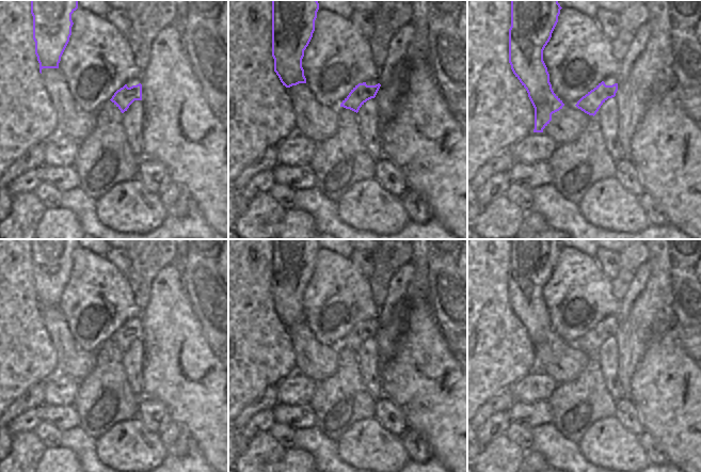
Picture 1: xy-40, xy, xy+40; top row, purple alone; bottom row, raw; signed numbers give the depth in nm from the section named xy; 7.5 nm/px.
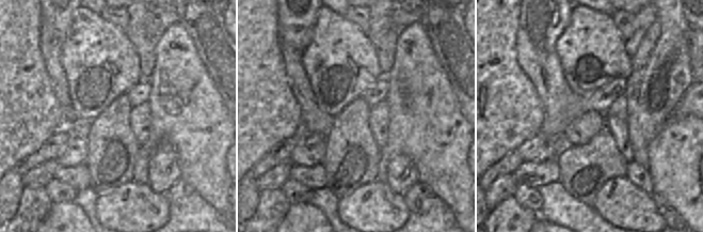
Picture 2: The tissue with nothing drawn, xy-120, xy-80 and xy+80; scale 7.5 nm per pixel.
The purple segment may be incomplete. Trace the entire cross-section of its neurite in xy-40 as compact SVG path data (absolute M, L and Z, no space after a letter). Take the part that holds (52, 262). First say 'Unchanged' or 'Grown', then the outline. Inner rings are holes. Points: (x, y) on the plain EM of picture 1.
Unchanged. M31 239L33 255L33 279L35 294L39 302L39 312L43 308L59 308L61 296L71 274L71 253L78 248L78 239Z

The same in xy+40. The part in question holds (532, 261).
Unchanged. M511 239L509 302L535 347L533 372L543 372L552 360L552 353L564 345L552 328L549 313L543 300L543 289L552 277L561 248L558 239Z

